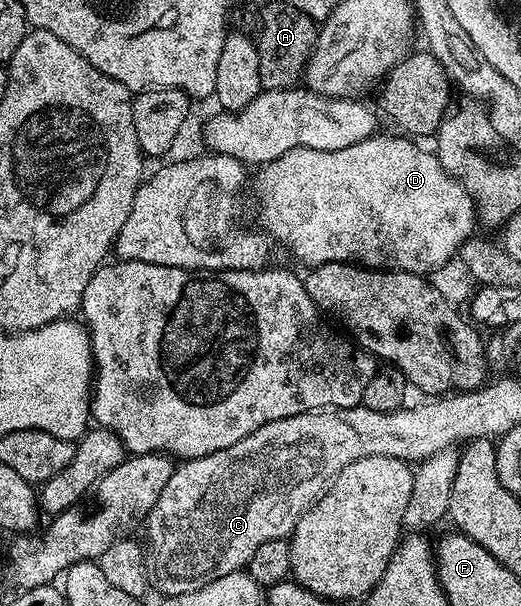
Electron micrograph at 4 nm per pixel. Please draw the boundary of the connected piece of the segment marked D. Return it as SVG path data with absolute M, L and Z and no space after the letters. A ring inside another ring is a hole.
M376 135L366 137L351 147L341 147L337 151L317 151L316 149L294 149L277 159L268 161L258 170L259 178L255 181L255 193L259 196L259 217L263 220L262 228L272 242L284 245L303 267L324 265L330 261L345 261L362 263L368 269L398 269L401 273L417 273L430 275L441 267L447 260L456 256L462 244L476 232L477 210L475 201L467 188L457 178L449 176L445 167L436 159L434 152L422 149L422 144L416 143L410 136L382 137Z

